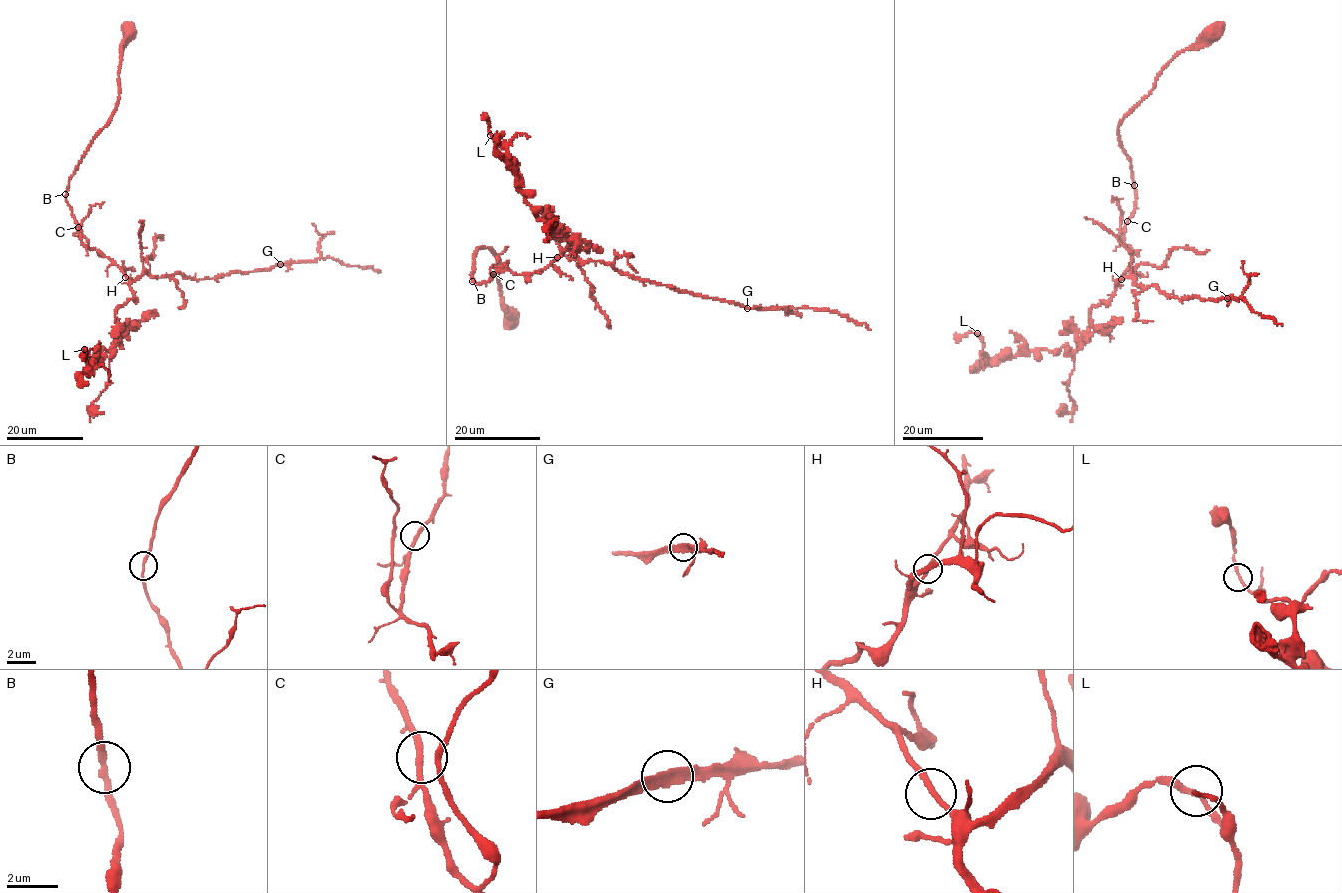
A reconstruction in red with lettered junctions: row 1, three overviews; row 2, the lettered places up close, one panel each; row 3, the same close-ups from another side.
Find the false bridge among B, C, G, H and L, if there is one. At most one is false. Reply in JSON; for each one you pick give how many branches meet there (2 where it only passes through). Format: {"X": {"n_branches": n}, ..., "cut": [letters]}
{"cut": []}

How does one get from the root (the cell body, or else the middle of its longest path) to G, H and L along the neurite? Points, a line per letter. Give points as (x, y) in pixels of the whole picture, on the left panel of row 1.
G: (129, 31), (117, 105), (66, 192), (81, 242), (132, 281), (145, 272), (198, 279), (280, 264)
H: (129, 31), (121, 47), (117, 105), (83, 155), (66, 192), (81, 242), (107, 256), (125, 277)
L: (129, 31), (117, 105), (66, 198), (135, 298), (89, 375), (84, 349)

